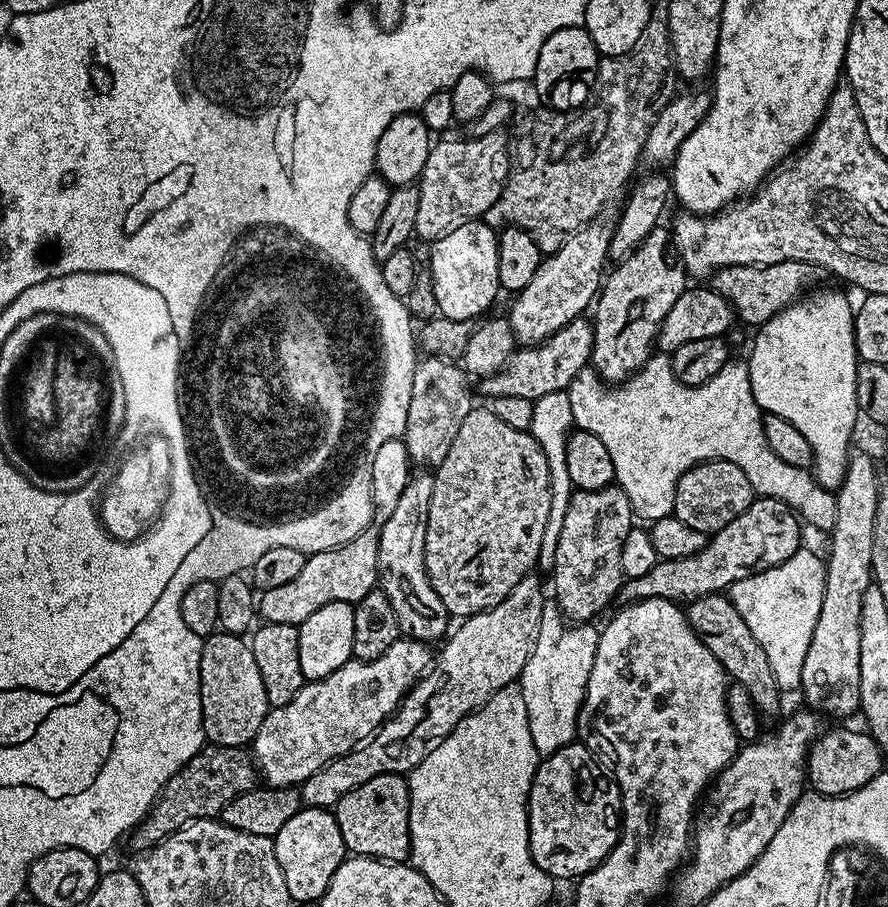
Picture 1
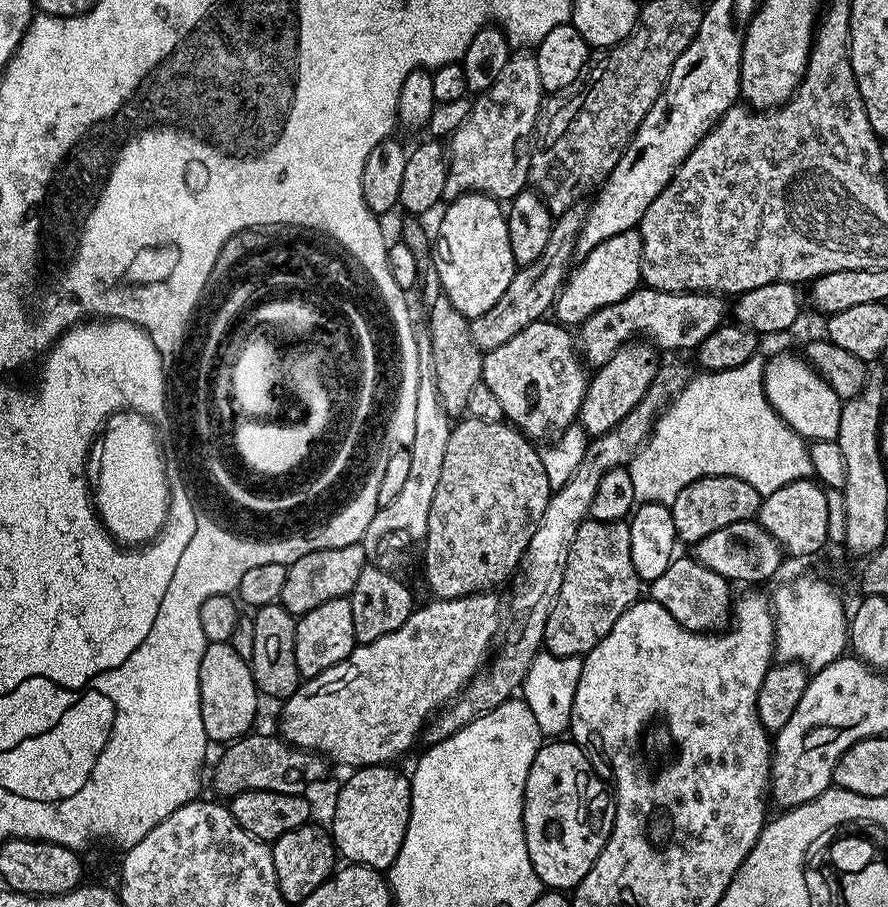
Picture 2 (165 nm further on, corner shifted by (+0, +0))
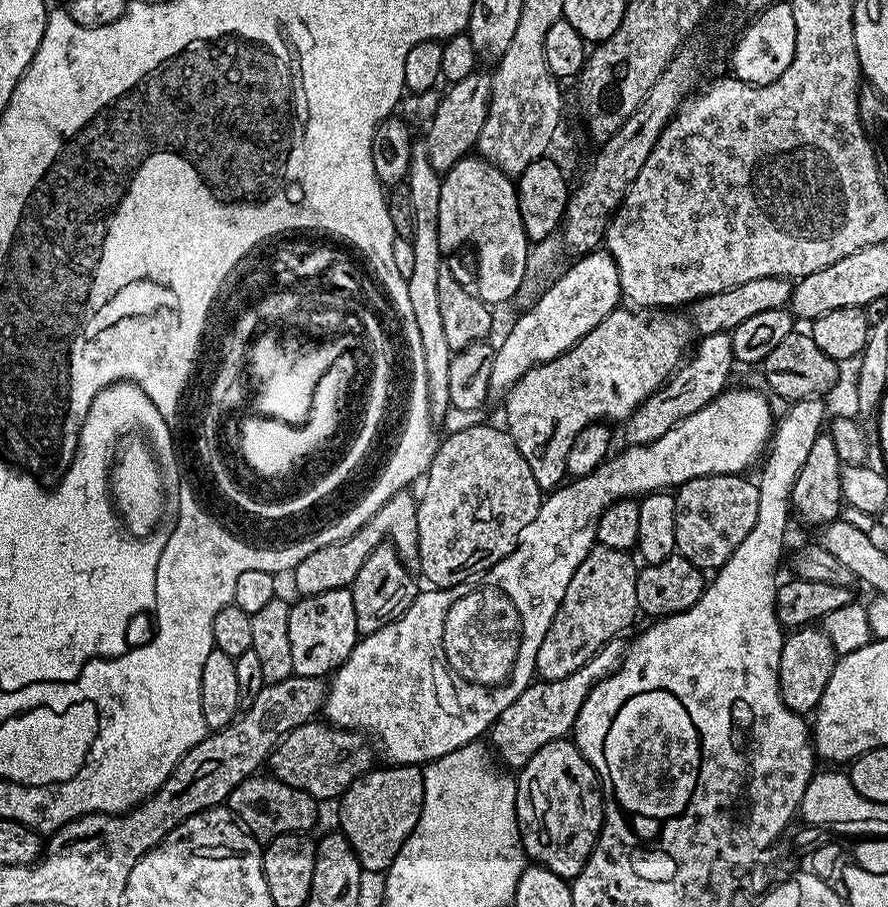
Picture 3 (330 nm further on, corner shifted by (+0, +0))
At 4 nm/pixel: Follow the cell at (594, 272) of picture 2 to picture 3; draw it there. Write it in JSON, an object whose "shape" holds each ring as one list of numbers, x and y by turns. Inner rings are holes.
{"shape":[[606,250,587,252,586,255,571,262,573,264,557,280,555,277,549,283,542,298,538,298,534,306,525,308,519,313,520,317,513,322,512,329,504,336,504,341,495,345,494,366,490,369,490,393,493,397,503,397,507,394,520,381,522,374,526,374,534,366,550,362,563,352,571,350,583,336,594,330,594,326,598,326,598,322,602,322,602,318,606,318,606,314,613,312,621,303,618,266,610,253]]}

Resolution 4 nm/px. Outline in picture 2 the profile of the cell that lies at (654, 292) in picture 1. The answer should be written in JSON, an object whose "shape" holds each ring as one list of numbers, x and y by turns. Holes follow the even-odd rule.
{"shape":[[632,342,620,348,602,367,591,373,588,389,582,398,578,424,589,437,604,436,634,410,648,392,648,387,658,378,656,372,657,349,644,342]]}

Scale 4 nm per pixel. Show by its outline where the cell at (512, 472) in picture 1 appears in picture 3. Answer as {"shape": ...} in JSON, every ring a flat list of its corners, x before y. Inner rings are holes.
{"shape":[[472,424,469,428,460,428,457,432,452,432,448,437,439,441,436,453,432,459,432,464,427,470,424,484,424,497,419,497,416,505,416,517,418,518,418,542,414,546,414,552,420,555,420,572,419,575,429,580,429,585,438,588,453,588,455,584,462,584,466,580,479,577,481,574,493,568,499,560,506,558,512,551,516,549,516,541,520,539,522,530,526,530,526,526,530,526,530,522,534,522,534,518,540,509,540,501,542,499,542,489,538,486,538,482,534,482,534,474,530,474,530,466,526,462,526,458,522,458,522,454,518,450,518,446,508,435,503,427,491,428,488,424]]}

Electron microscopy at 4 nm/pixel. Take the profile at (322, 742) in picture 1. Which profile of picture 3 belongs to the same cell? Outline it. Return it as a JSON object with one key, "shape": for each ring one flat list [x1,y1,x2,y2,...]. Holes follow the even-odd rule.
{"shape":[[732,386,721,392,719,396,714,397,702,410,690,414,690,418,686,418,678,426,666,430,666,434,662,434,662,438,658,438,652,444,634,444,625,447,625,452,618,453,619,451,617,451,615,454,609,455,608,459,603,464,599,464,590,476,578,476,561,483,559,488,549,491,541,499,540,509,534,522,530,522,530,526,526,526,526,530,522,530,520,539,516,541,516,549,509,556,499,560,493,568,488,569,479,578,466,580,462,584,455,584,453,588,433,587,428,590,432,592,421,591,412,600,412,605,397,620,382,626,382,630,378,630,374,634,357,639,351,654,345,658,344,663,336,669,331,677,331,680,333,679,332,684,330,680,327,685,322,709,323,715,328,715,325,716,327,723,334,724,338,728,350,728,353,732,362,732,375,741,377,745,380,743,384,747,384,756,388,759,385,761,391,762,393,765,427,766,433,760,442,758,462,746,479,741,480,735,483,732,485,735,491,729,492,723,499,718,502,710,506,710,506,706,510,706,510,702,514,702,514,698,518,698,518,694,522,694,522,690,526,690,528,685,533,683,536,676,538,646,542,646,542,638,546,638,546,630,550,630,554,614,559,610,562,598,566,594,566,586,570,586,570,578,574,578,574,570,578,570,582,558,586,558,586,554,596,544,598,522,606,509,611,504,618,503,619,500,643,498,650,492,679,489,680,485,699,476,731,476,747,473,749,471,747,468,756,459,757,463,761,459,762,453,769,447,773,432,774,418,772,420,772,408,768,405,767,398,760,392,751,392,748,388]]}

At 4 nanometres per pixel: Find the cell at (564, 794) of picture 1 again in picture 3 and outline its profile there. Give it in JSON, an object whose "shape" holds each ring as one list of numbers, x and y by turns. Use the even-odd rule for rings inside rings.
{"shape":[[571,739,555,740,546,746,542,746,542,750,534,753,530,758,530,762,526,762,524,767,519,769,518,779,516,780,516,817,518,818,518,830,520,831,520,841,524,847,525,857,533,865,558,874,563,880,569,882,575,880,576,875,584,869,584,863,587,862,588,856,592,849,595,848,596,840,600,837,600,828,604,825,604,793,600,786,600,777,597,776,595,770,592,769,592,764,584,757]]}

